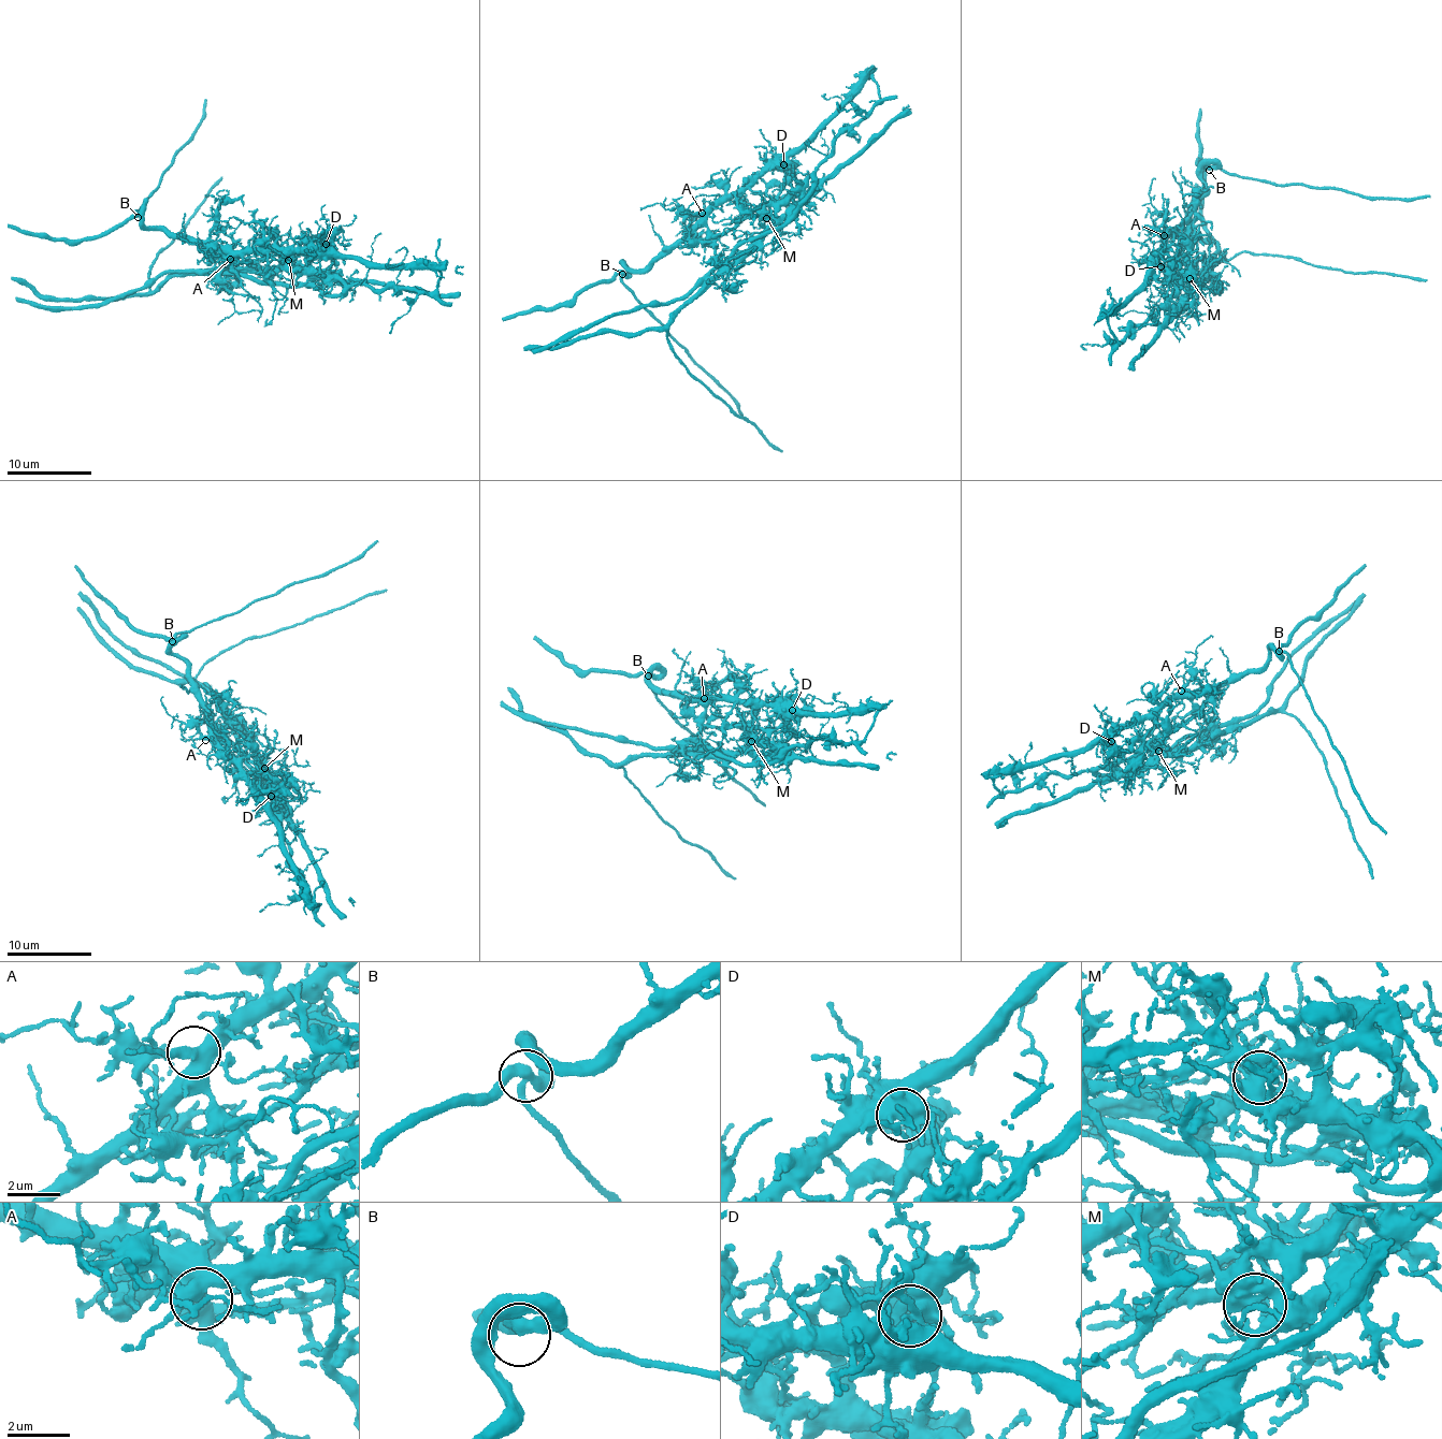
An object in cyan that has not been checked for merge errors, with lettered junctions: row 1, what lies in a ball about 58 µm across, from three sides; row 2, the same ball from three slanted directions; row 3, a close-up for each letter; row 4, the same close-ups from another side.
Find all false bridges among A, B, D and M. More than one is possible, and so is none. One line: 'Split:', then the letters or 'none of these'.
Split: D, M

